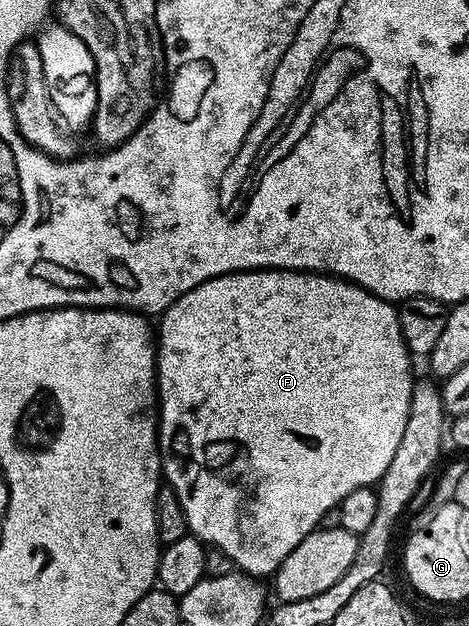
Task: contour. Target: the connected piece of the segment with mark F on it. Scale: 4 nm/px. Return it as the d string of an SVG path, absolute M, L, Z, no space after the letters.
M257 268L257 269L255 269L255 271L254 271L254 272L227 272L227 273L225 273L225 274L224 274L224 275L223 275L223 276L218 276L218 277L217 277L217 278L213 278L213 279L212 279L212 280L206 280L206 281L205 281L205 282L201 282L201 286L197 286L197 287L196 287L196 288L194 288L194 289L193 289L193 290L189 290L189 294L185 294L185 295L184 295L184 296L182 296L182 297L181 297L181 298L177 298L177 302L173 302L173 306L169 306L169 307L168 307L168 308L167 308L167 311L166 311L166 312L164 312L164 313L162 313L162 316L161 316L161 319L160 319L160 320L159 320L159 321L158 321L158 323L159 323L159 322L160 322L160 324L157 324L157 351L156 351L156 353L155 353L155 378L156 378L156 381L157 381L157 423L158 423L158 426L159 426L159 458L160 458L160 461L161 461L161 476L162 476L162 479L163 479L163 480L164 480L164 481L165 481L165 484L166 484L166 485L167 485L167 486L169 486L169 487L171 487L171 488L172 488L172 490L173 490L173 494L175 494L175 495L176 495L176 498L177 498L177 502L178 502L178 503L179 503L179 508L180 508L180 509L181 509L181 511L182 511L182 512L183 512L183 513L184 513L184 514L185 514L185 522L186 522L186 523L187 523L187 531L188 531L188 533L190 533L190 535L192 535L192 536L195 536L195 537L196 537L196 538L197 538L197 539L198 539L198 540L201 540L201 541L203 541L203 543L204 543L204 545L207 545L207 546L210 546L210 547L212 547L212 548L216 548L216 549L217 549L217 550L221 550L221 551L222 551L222 552L224 552L224 553L225 553L225 554L229 554L229 558L233 558L233 562L234 562L234 563L235 563L235 566L236 566L236 569L238 569L238 571L240 571L240 572L245 572L245 573L247 573L247 575L248 575L248 576L254 576L254 577L256 577L256 578L267 578L267 577L270 577L270 576L271 576L271 575L272 575L272 574L273 574L273 573L274 573L274 572L276 572L276 570L277 570L277 569L279 569L279 567L280 567L280 566L281 566L281 562L285 562L285 558L286 558L286 557L287 557L287 555L288 555L288 554L289 554L289 553L291 553L291 552L292 552L292 551L293 551L293 550L294 550L294 549L295 549L295 548L296 548L296 547L297 547L297 545L299 545L299 543L301 543L301 542L302 542L302 541L303 541L303 540L304 540L304 539L305 539L305 537L307 537L307 536L308 536L308 534L310 534L310 533L311 533L311 532L313 532L313 531L315 531L315 529L316 529L316 528L318 528L318 527L319 527L319 523L320 523L320 522L321 522L321 514L325 514L325 510L333 510L333 509L334 509L334 508L338 508L338 507L339 507L339 503L340 503L340 502L341 502L341 501L343 501L343 499L345 499L345 498L346 498L346 497L347 497L347 496L348 496L348 495L349 495L349 494L353 494L353 490L357 490L357 489L358 489L358 488L369 488L369 487L372 487L372 486L375 486L375 485L378 485L378 483L379 483L379 479L380 479L380 478L382 478L382 477L383 477L383 475L384 475L384 474L385 474L385 470L389 470L389 462L393 462L393 454L394 454L394 452L395 452L395 451L396 451L396 450L397 450L397 446L401 446L401 430L405 430L405 418L409 418L409 406L410 406L410 405L411 405L411 386L412 386L412 383L413 383L413 375L412 375L412 376L411 376L411 363L413 363L413 357L412 357L412 355L411 355L411 353L410 353L410 352L408 352L408 351L407 351L407 347L406 347L406 346L405 346L405 342L404 342L404 341L403 341L403 339L402 339L402 338L401 338L401 326L400 326L400 325L399 325L399 313L398 313L398 311L397 311L397 308L396 308L396 305L395 305L395 304L394 304L394 303L392 303L392 301L389 301L389 300L383 300L383 299L382 299L382 298L380 298L380 296L375 296L375 295L373 295L373 294L372 294L372 292L367 292L367 291L366 291L366 290L364 290L364 288L360 288L360 287L359 287L359 285L357 285L357 284L353 284L353 283L351 283L351 281L349 281L349 280L340 280L340 279L339 279L339 277L338 277L338 276L329 276L329 275L326 275L326 274L320 274L320 273L318 273L318 272L287 272L287 271L285 271L285 270L284 270L284 268Z

